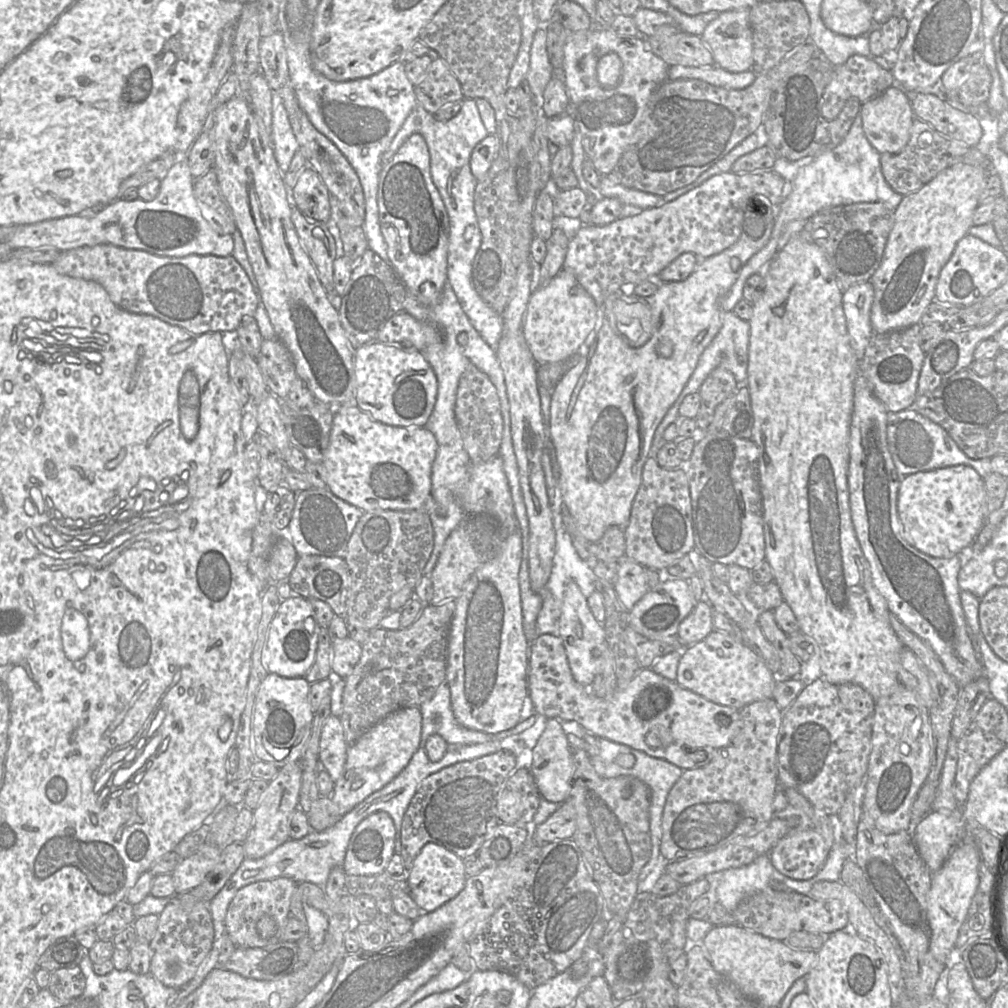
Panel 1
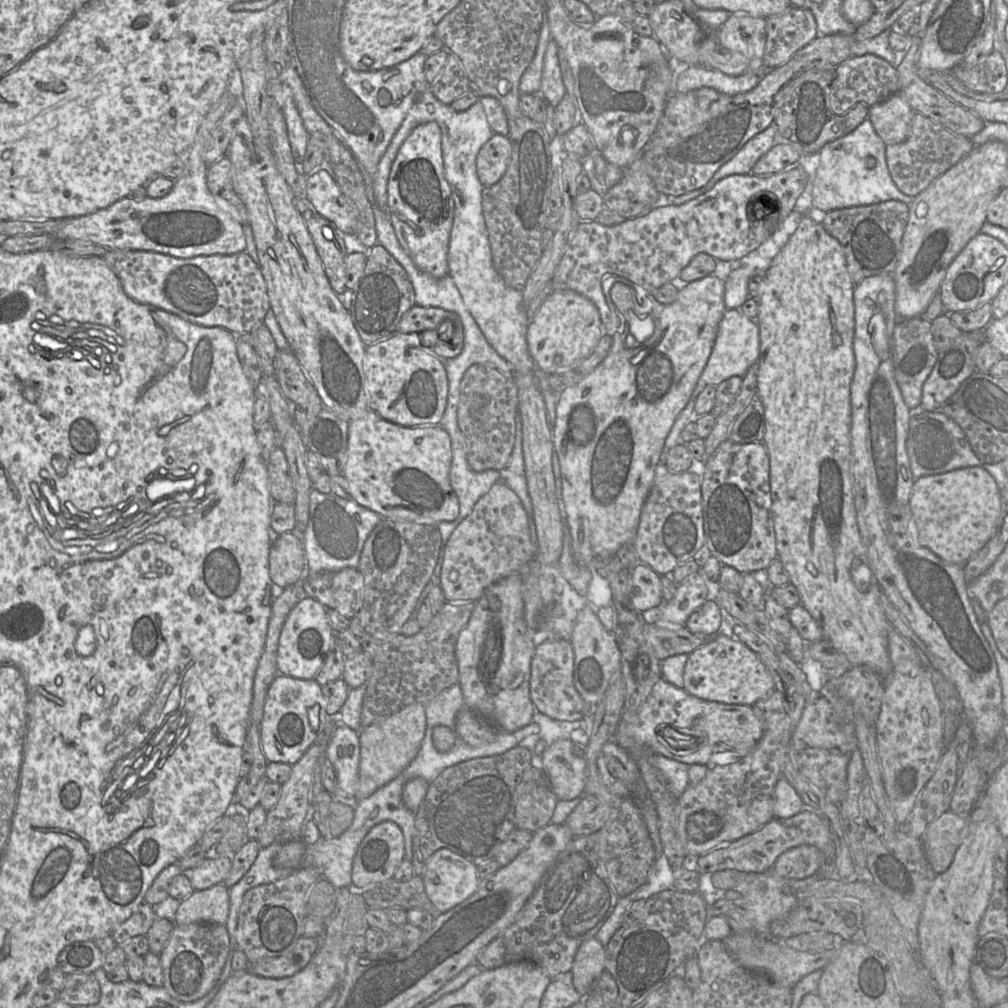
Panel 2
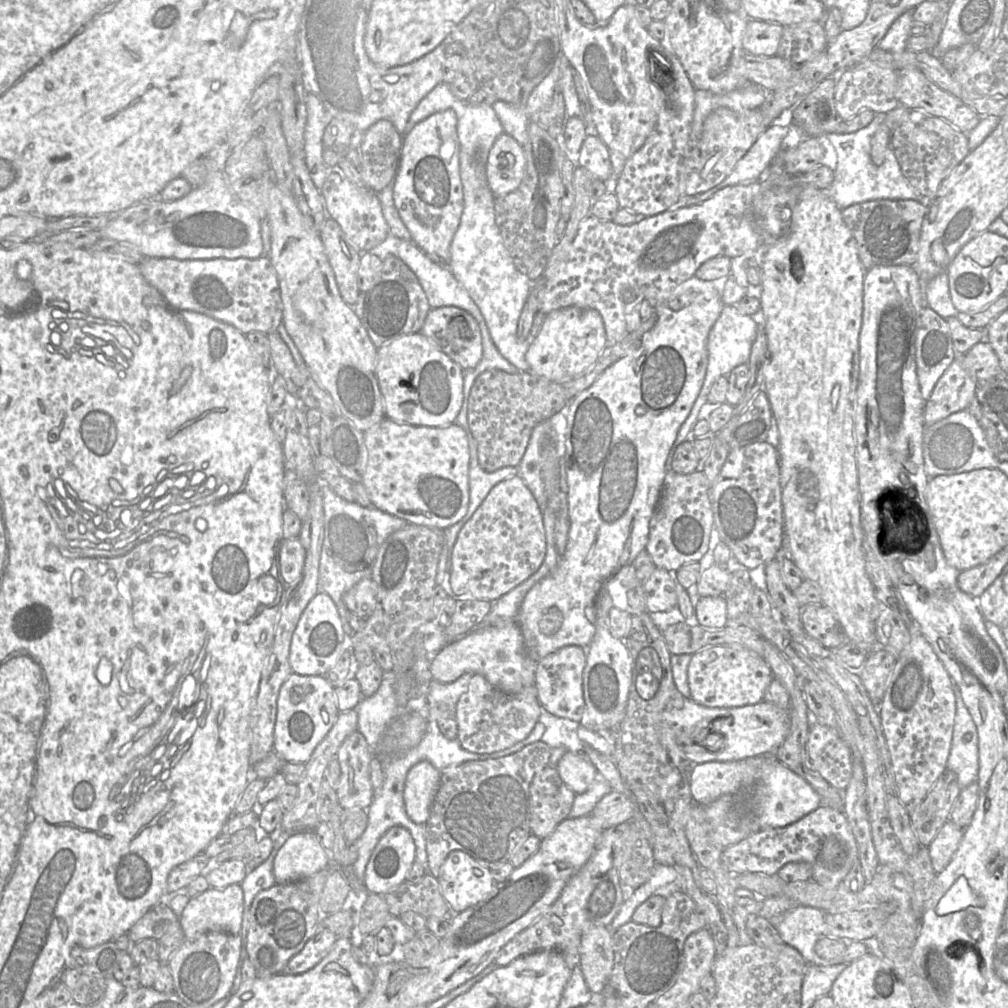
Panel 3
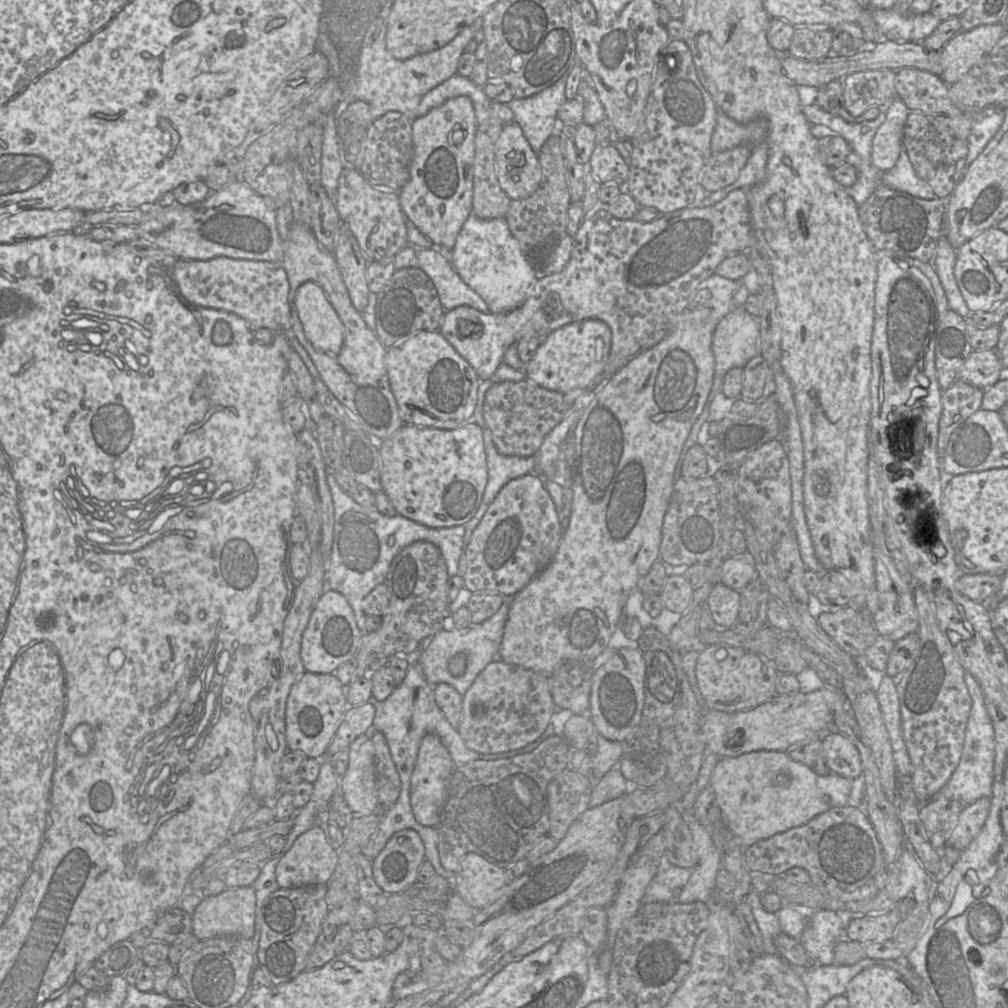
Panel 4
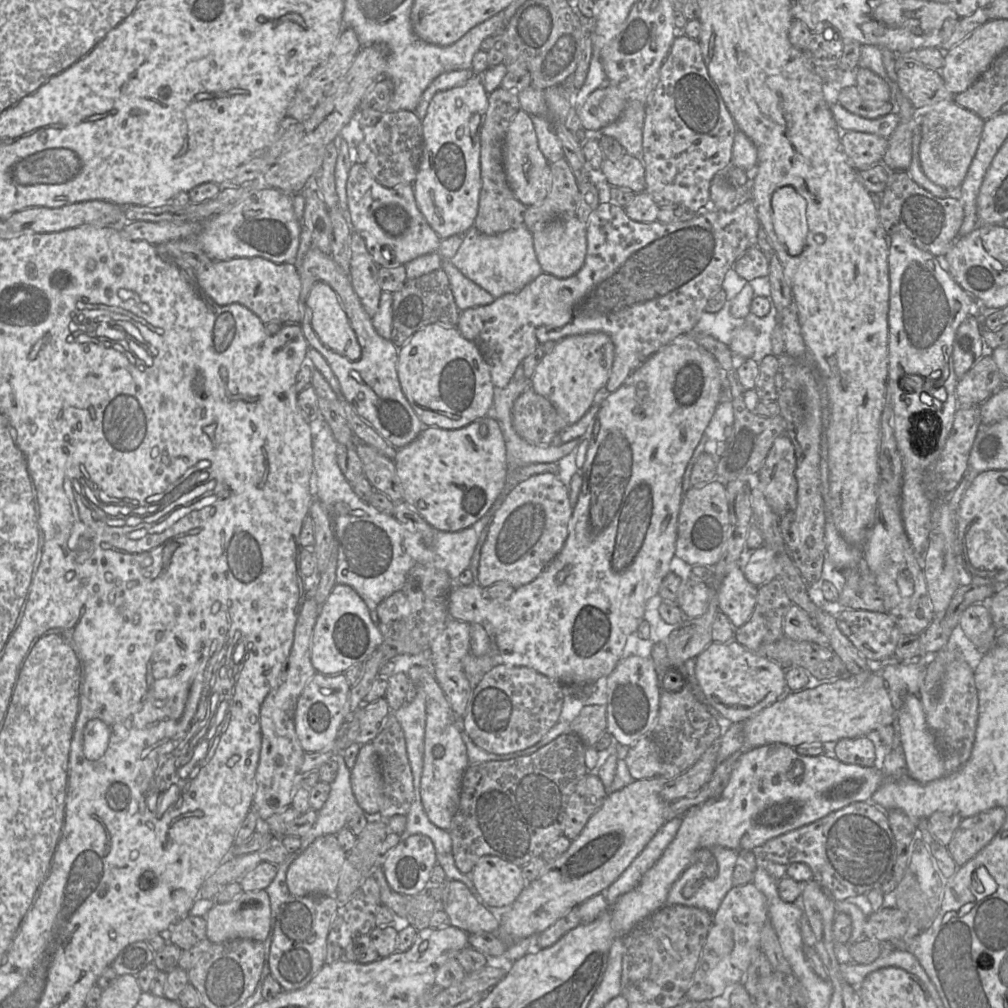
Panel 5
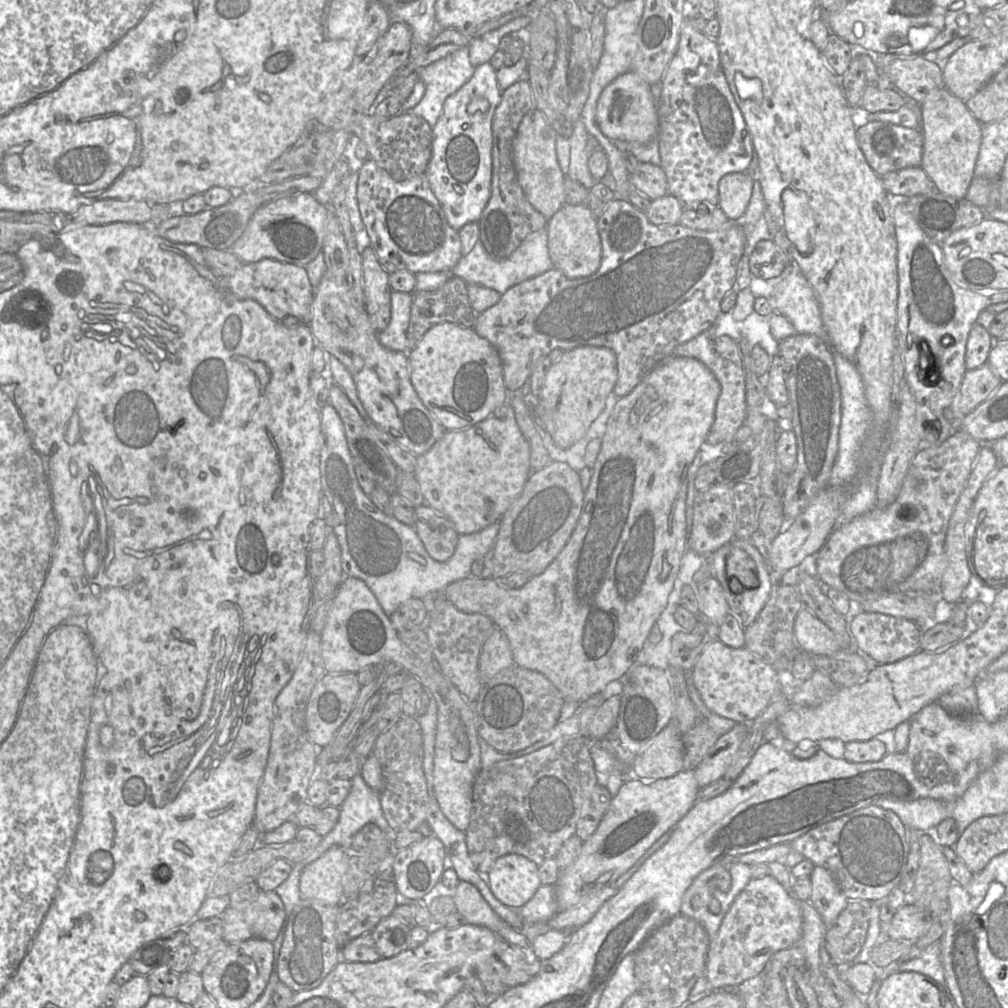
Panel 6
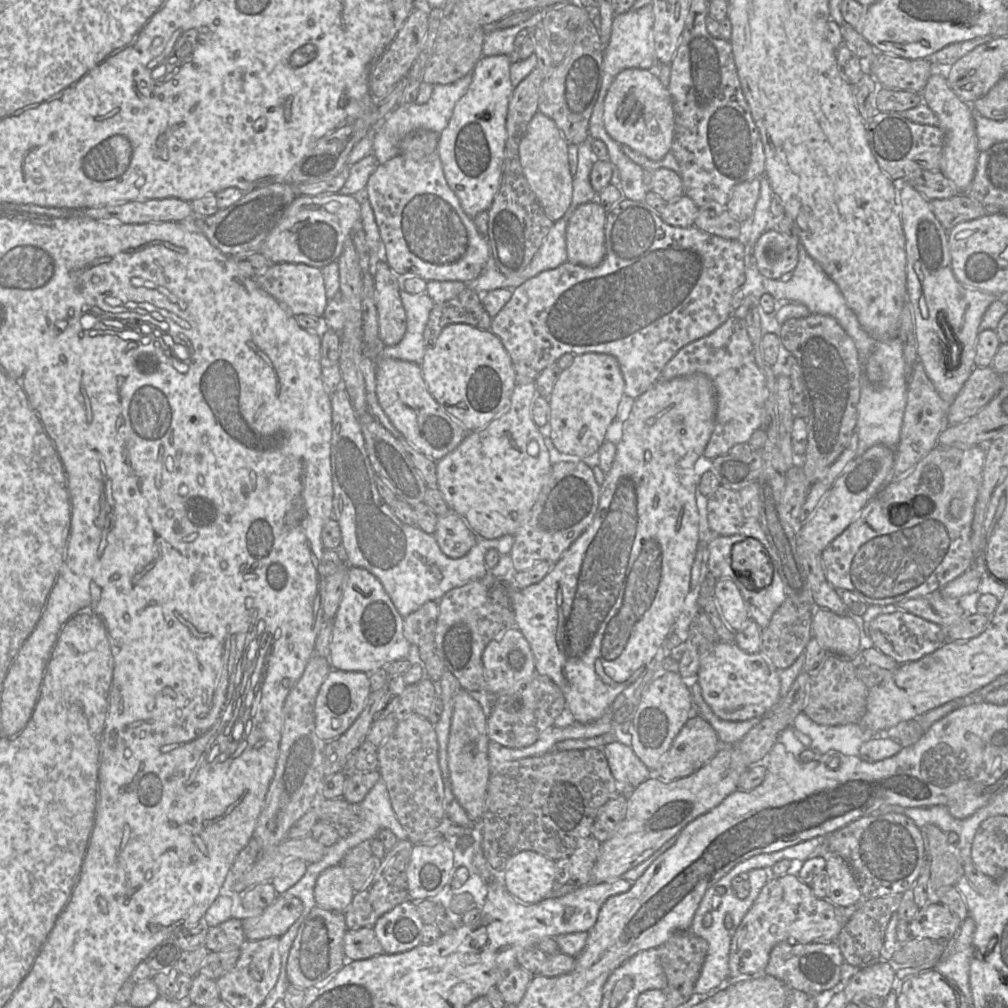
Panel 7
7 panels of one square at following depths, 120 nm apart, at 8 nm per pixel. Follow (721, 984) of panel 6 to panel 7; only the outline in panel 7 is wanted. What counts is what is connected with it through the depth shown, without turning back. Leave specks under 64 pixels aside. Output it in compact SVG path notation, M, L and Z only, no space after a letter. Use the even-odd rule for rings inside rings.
M784 874L770 878L735 929L729 952L730 977L761 975L772 949L779 943L815 943L835 941L851 915L853 907L839 907L816 897L809 884L797 876Z

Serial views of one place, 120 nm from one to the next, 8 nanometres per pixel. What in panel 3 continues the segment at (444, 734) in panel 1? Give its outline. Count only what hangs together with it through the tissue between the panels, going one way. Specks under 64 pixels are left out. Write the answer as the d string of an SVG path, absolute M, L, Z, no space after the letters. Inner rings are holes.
M468 672L462 674L456 680L447 683L439 682L432 678L432 680L428 684L428 693L426 696L426 701L429 709L429 716L431 708L438 708L439 710L455 710L459 698L464 692L466 692L468 684L473 674L475 673Z

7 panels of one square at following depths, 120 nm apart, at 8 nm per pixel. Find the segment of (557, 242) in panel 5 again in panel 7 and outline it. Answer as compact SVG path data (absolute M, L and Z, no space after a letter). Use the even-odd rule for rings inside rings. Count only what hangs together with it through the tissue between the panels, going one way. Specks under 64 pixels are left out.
M597 200L575 209L566 228L567 262L589 268L602 262L607 211Z

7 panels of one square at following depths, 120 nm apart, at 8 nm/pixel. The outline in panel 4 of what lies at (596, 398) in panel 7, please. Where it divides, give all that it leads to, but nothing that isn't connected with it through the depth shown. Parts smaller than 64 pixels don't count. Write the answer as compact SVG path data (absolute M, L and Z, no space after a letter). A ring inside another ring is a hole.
M586 319L567 324L552 331L541 342L532 360L526 366L526 378L537 385L552 391L567 393L574 389L588 390L593 380L602 373L611 349L611 330L598 319Z

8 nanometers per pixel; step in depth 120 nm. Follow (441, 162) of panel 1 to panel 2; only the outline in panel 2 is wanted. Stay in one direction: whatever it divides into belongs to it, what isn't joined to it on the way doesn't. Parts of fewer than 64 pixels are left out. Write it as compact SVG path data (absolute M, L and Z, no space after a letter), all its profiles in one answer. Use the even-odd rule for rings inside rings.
M428 88L412 105L395 133L372 177L372 202L387 210L387 184L397 153L417 126L435 121L441 129L441 148L444 174L449 183L455 205L454 221L448 248L449 275L453 278L468 311L476 321L487 342L512 367L513 371L537 377L537 365L527 345L528 317L522 291L506 285L493 266L488 231L482 210L482 192L476 170L476 157L481 147L493 136L483 106L477 101L469 109L456 112L441 103Z

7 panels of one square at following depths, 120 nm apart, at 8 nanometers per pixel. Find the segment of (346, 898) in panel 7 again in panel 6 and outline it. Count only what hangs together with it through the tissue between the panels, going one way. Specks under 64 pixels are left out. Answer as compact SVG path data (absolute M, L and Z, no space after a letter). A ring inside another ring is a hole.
M332 846L305 866L299 883L302 900L339 906L344 901L343 885L348 864L348 853L340 846Z

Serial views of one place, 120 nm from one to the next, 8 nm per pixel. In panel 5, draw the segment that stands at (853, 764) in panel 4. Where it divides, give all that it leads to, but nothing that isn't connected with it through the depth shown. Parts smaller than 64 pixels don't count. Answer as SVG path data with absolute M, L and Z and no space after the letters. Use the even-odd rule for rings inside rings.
M866 736L837 741L835 755L837 760L845 764L871 767L876 762L874 742Z

